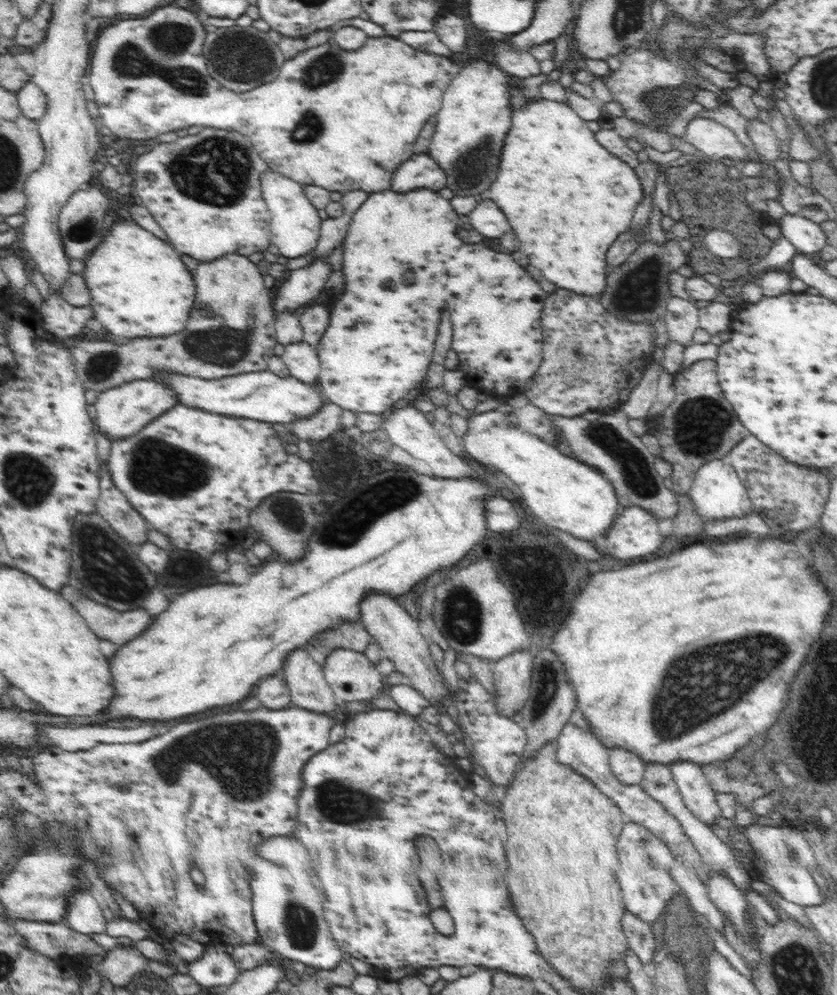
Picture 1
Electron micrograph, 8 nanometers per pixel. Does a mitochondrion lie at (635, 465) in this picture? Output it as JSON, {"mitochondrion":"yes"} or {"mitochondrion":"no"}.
{"mitochondrion":"yes"}

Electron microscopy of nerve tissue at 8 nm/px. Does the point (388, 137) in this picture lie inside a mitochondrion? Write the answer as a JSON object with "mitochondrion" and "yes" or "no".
{"mitochondrion":"no"}

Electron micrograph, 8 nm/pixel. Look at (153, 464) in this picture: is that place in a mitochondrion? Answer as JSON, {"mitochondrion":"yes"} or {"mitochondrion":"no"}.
{"mitochondrion":"yes"}

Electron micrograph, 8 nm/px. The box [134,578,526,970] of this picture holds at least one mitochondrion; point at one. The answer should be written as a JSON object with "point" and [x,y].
{"point":[239,754]}

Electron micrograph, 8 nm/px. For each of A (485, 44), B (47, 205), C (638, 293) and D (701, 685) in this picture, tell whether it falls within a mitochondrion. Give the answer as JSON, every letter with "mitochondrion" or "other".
{"A":"other","B":"other","C":"mitochondrion","D":"mitochondrion"}

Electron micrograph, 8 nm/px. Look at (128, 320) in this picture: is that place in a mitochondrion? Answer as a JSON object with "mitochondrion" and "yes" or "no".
{"mitochondrion":"no"}

